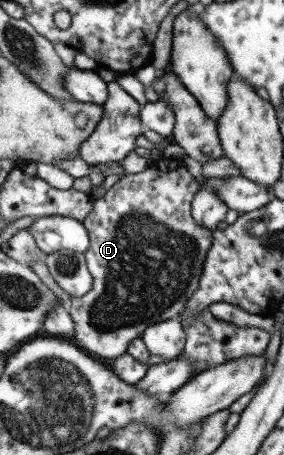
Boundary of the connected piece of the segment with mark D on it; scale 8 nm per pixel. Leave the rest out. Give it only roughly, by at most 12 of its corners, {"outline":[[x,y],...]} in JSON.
{"outline":[[183,163],[125,174],[81,221],[70,341],[110,364],[180,317],[211,231]]}

